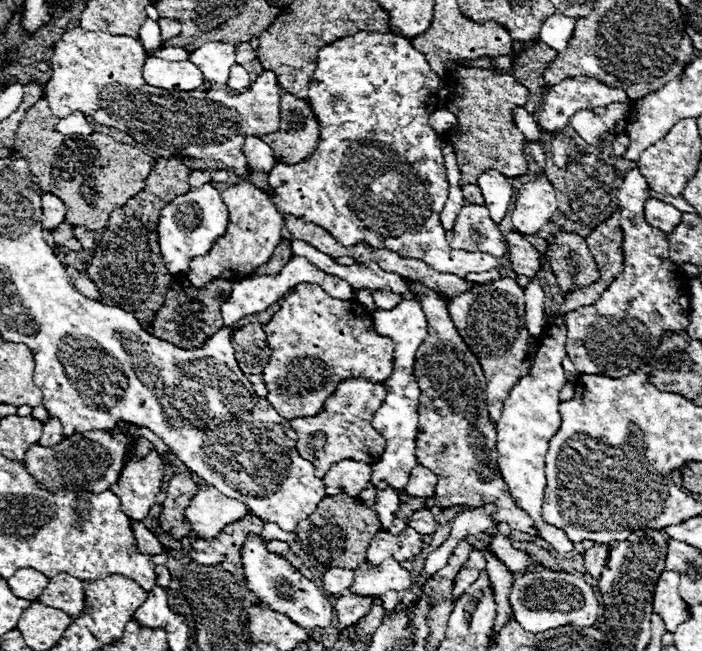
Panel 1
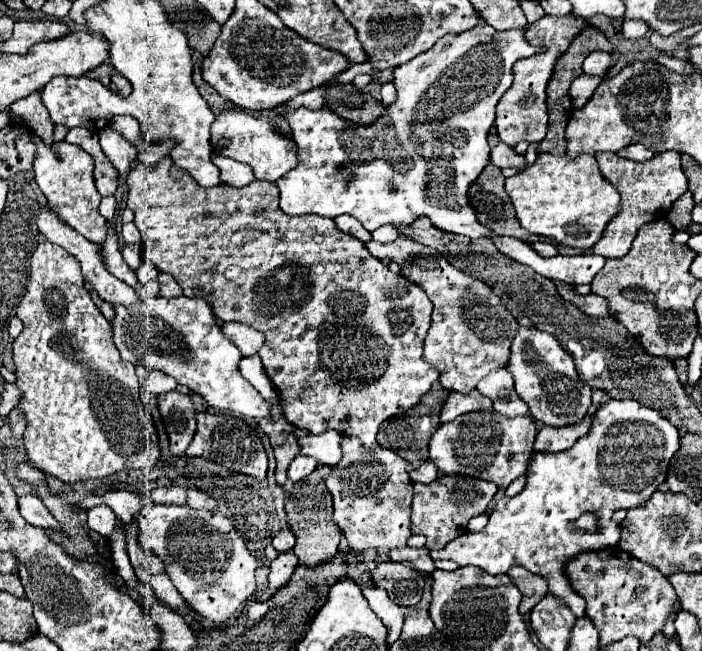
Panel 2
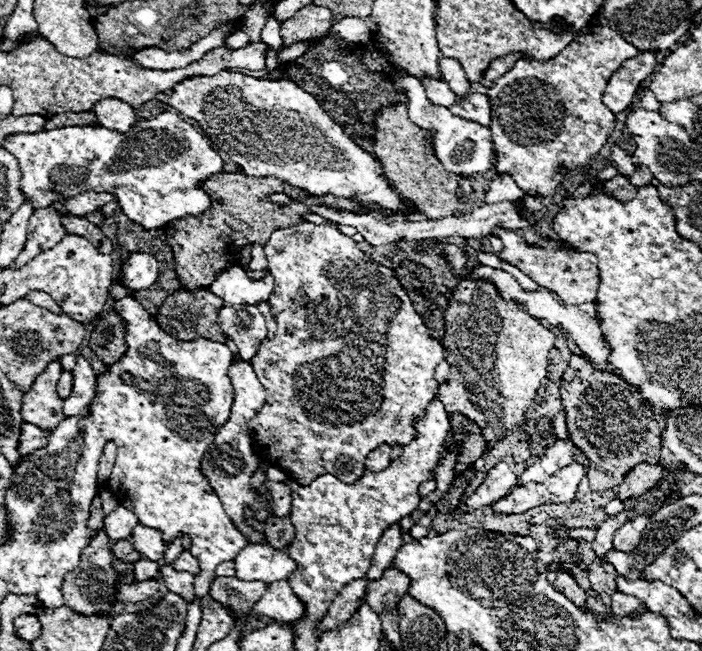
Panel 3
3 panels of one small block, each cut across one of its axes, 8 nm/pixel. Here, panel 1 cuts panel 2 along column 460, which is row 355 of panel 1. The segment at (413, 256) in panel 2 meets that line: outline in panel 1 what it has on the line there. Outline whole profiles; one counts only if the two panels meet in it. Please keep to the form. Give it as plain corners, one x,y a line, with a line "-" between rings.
298,284
294,292
284,298
282,308
272,316
272,320
264,324
264,332
272,350
270,362
262,372
264,384
268,388
266,400
274,406
274,410
278,410
280,416
286,416
286,420
316,416
318,412
322,412
326,398
334,394
342,380
362,376
372,382
382,382
392,374
394,346
386,336
380,336
374,330
370,312
354,300
338,300
328,296
316,284

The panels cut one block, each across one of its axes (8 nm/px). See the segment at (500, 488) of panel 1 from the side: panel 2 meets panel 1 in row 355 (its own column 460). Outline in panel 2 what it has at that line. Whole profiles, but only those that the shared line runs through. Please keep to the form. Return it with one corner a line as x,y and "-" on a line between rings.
478,410
458,416
452,422
440,424
430,438
430,460
444,474
464,474
480,480
494,482
506,488
512,480
524,474
528,458
532,456
536,426
530,416
506,418
496,410

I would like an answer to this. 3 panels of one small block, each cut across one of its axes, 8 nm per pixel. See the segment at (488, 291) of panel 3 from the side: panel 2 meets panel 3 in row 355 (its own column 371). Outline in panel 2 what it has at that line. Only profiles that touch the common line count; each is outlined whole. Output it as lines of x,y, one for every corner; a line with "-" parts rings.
342,438
342,460
332,468
326,488
334,498
334,522
344,532
350,550
402,548
410,538
412,480
406,472
406,460
396,452
374,446
366,448
360,440

